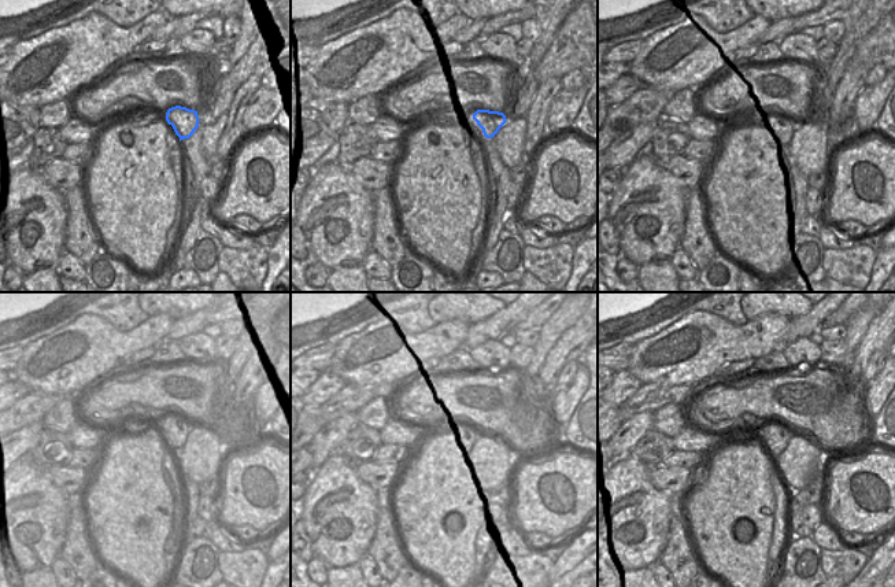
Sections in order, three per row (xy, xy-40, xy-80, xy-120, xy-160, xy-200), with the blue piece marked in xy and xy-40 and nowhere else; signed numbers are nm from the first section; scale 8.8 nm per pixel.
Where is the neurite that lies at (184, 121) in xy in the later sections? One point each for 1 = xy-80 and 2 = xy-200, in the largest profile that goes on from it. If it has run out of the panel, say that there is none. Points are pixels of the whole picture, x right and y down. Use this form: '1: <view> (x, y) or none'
1: xy-80 (797, 124)
2: xy-200 (776, 436)

